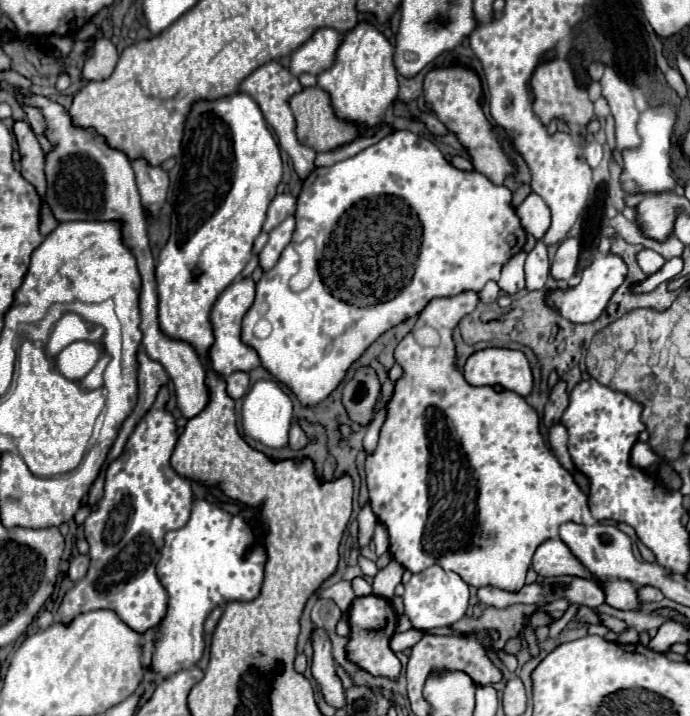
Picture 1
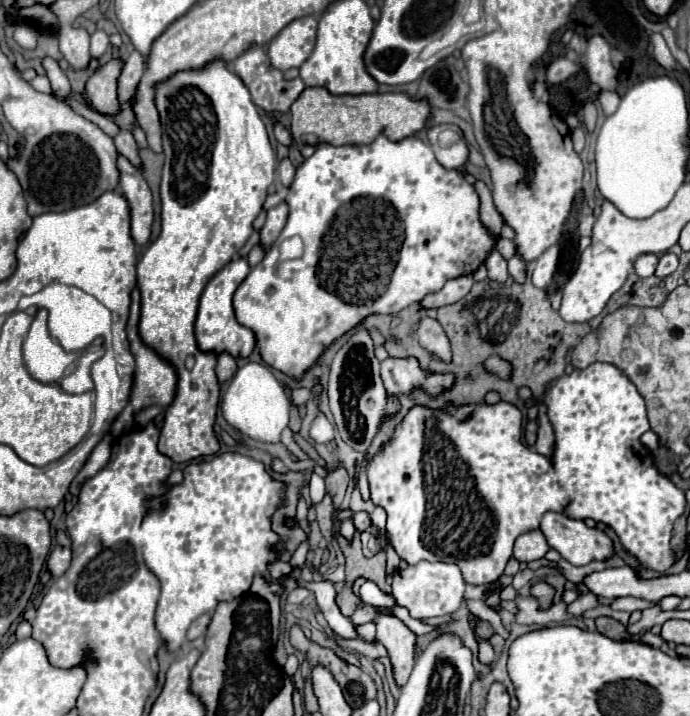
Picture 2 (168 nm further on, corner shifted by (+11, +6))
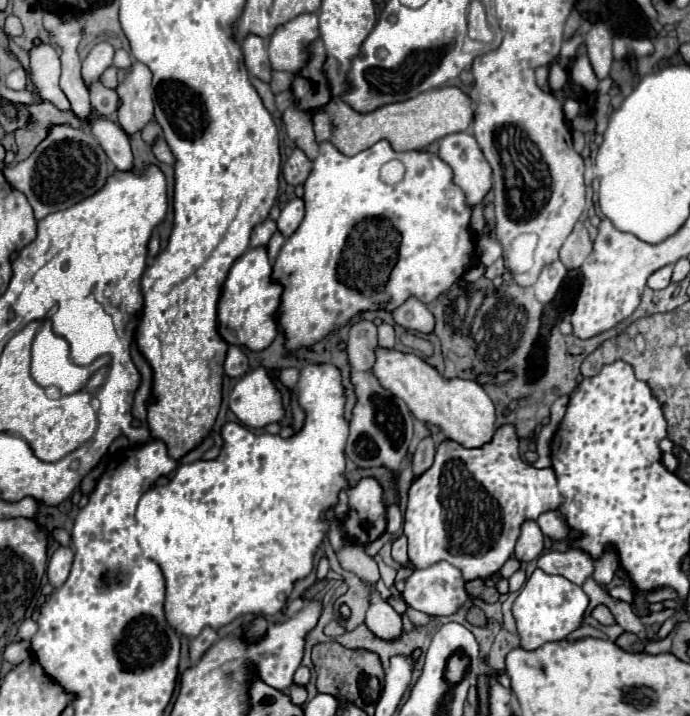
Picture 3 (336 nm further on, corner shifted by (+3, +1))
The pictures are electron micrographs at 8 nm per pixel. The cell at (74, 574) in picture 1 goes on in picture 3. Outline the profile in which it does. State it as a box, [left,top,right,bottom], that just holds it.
[47,547,73,589]

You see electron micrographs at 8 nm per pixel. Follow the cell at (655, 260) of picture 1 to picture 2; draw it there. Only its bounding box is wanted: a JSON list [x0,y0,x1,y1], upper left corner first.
[635,254,659,278]

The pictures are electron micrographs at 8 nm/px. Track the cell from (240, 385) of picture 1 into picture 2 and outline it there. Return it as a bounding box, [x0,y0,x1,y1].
[215,352,237,382]

